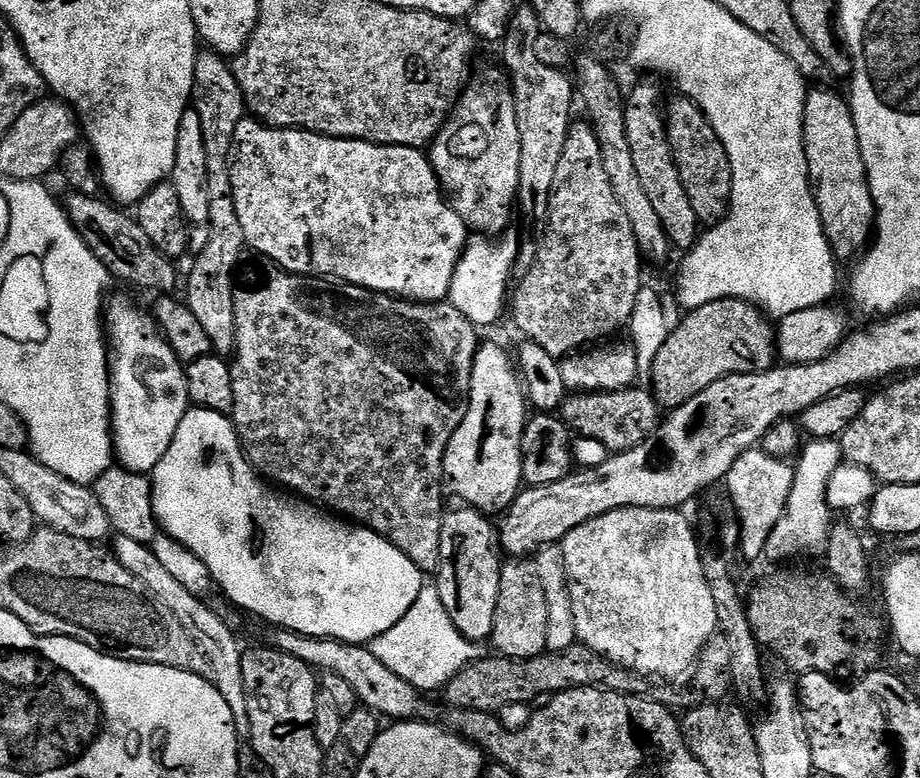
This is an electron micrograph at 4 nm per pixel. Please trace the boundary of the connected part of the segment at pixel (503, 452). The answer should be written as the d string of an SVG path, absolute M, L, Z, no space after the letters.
M481 343L472 363L470 378L470 398L466 418L462 418L462 426L454 430L454 438L450 438L450 446L446 446L444 455L444 480L452 487L457 501L467 507L485 514L503 514L516 501L522 491L524 475L522 474L522 438L524 425L530 419L530 408L526 403L526 389L518 375L517 365L508 357L508 352L500 344Z

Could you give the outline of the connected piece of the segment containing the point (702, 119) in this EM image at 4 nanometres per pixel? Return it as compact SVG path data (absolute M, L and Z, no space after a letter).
M676 94L673 100L671 97L667 101L664 121L670 150L674 154L682 186L686 186L690 206L694 206L694 214L701 225L719 224L728 212L728 203L732 201L732 171L726 146L722 146L718 134L714 134L714 126L710 126L704 111L686 95Z

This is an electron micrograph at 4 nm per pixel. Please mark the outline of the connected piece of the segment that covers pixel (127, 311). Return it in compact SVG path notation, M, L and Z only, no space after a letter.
M128 300L107 301L106 336L110 341L114 456L126 471L150 474L170 450L178 422L190 407L185 365L164 339L155 315L135 308Z

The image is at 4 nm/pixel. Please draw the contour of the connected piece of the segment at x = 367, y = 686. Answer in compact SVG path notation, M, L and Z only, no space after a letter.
M281 628L273 633L271 647L279 648L280 651L306 662L312 669L321 673L333 672L346 678L346 682L354 686L361 705L371 712L384 718L389 716L389 721L392 722L428 722L433 719L432 704L428 701L431 699L419 688L406 682L406 678L398 678L394 670L378 662L371 647L363 644L344 644L340 640L331 640L325 636L303 636L288 628Z

